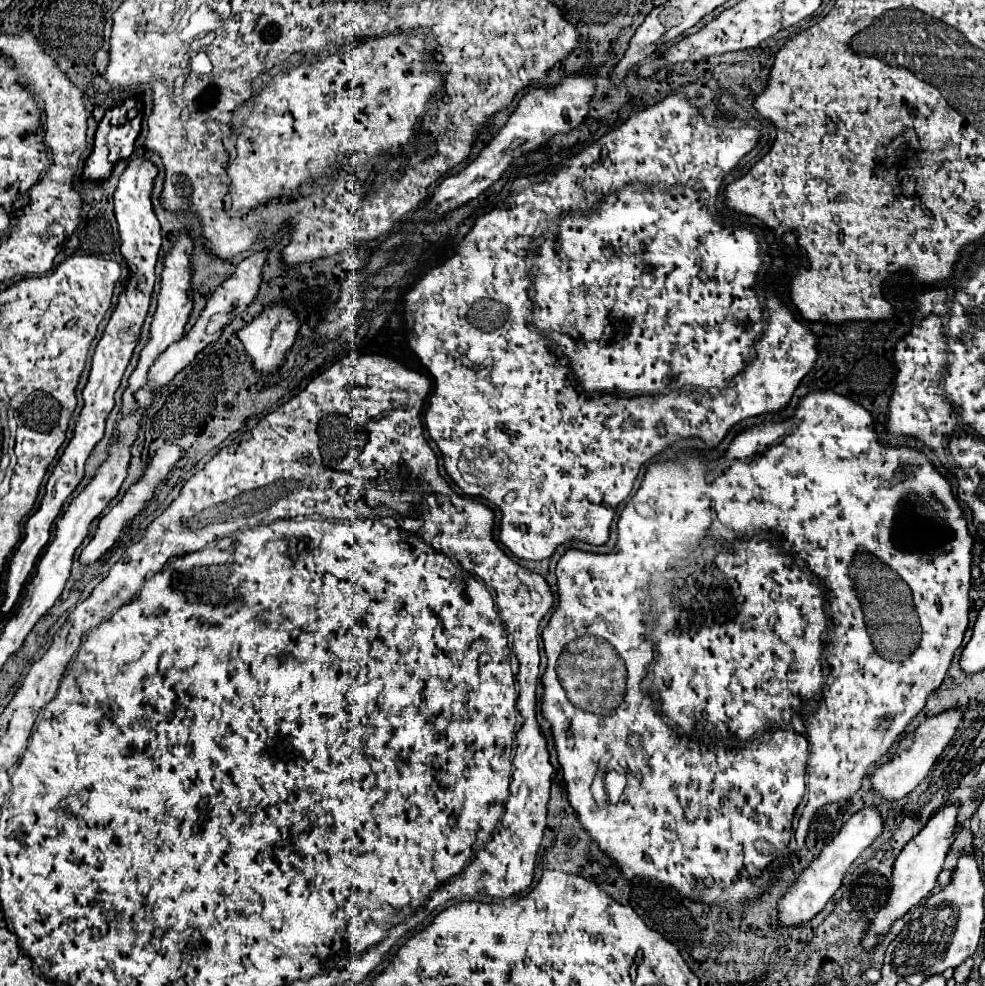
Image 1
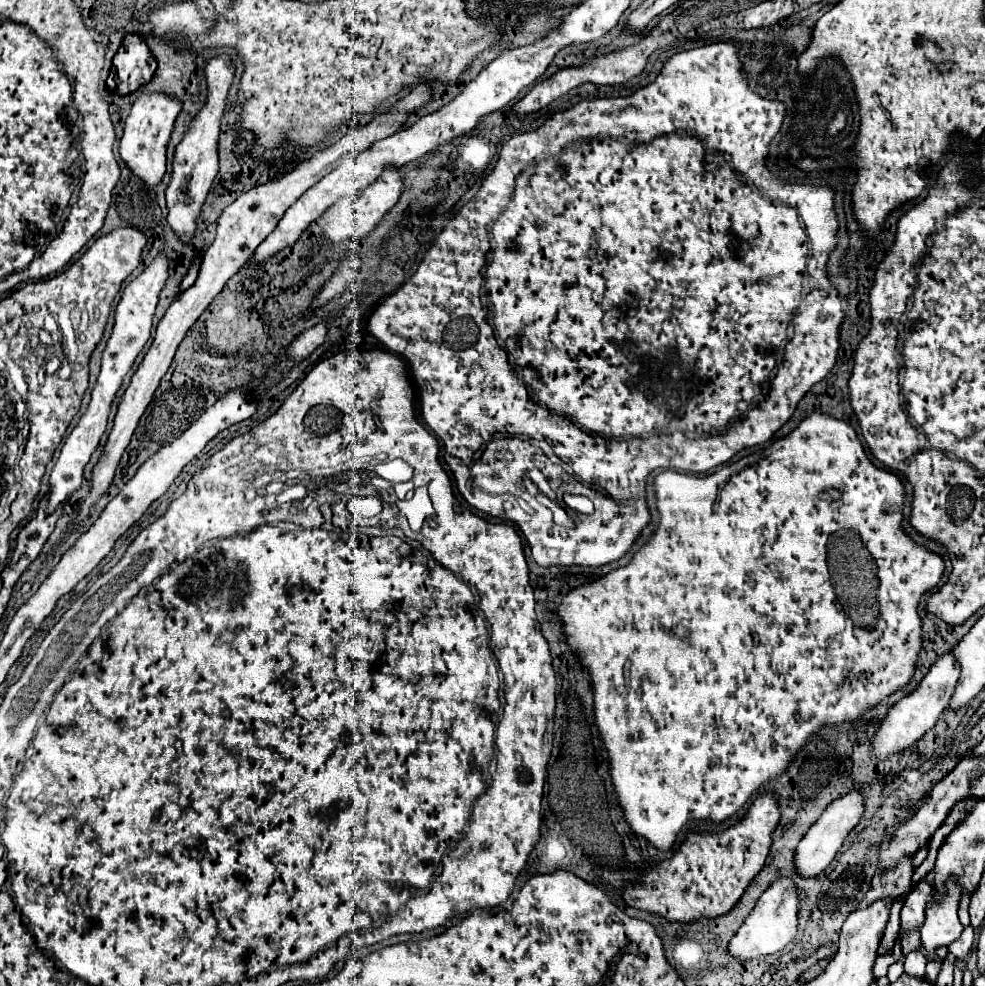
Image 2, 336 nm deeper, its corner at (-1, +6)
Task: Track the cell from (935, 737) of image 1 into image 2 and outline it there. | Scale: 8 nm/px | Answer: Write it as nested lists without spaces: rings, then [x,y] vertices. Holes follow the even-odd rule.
[[[850,791],[848,795],[836,799],[832,805],[828,805],[826,811],[822,813],[822,817],[808,829],[808,833],[802,837],[802,841],[796,847],[796,853],[794,853],[794,869],[796,869],[796,873],[800,877],[804,877],[804,879],[816,877],[818,873],[822,873],[832,863],[834,855],[838,853],[838,849],[846,841],[846,835],[858,825],[862,813],[864,813],[862,795],[858,791]]]

